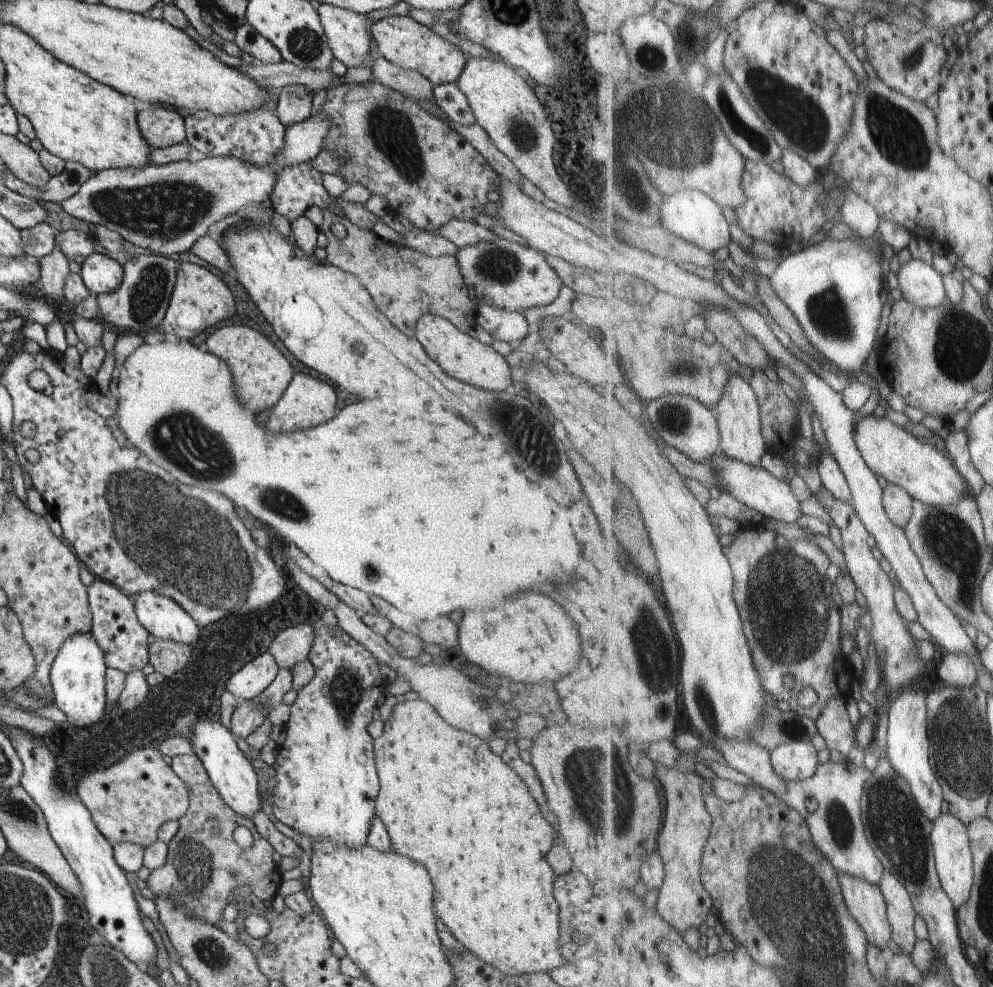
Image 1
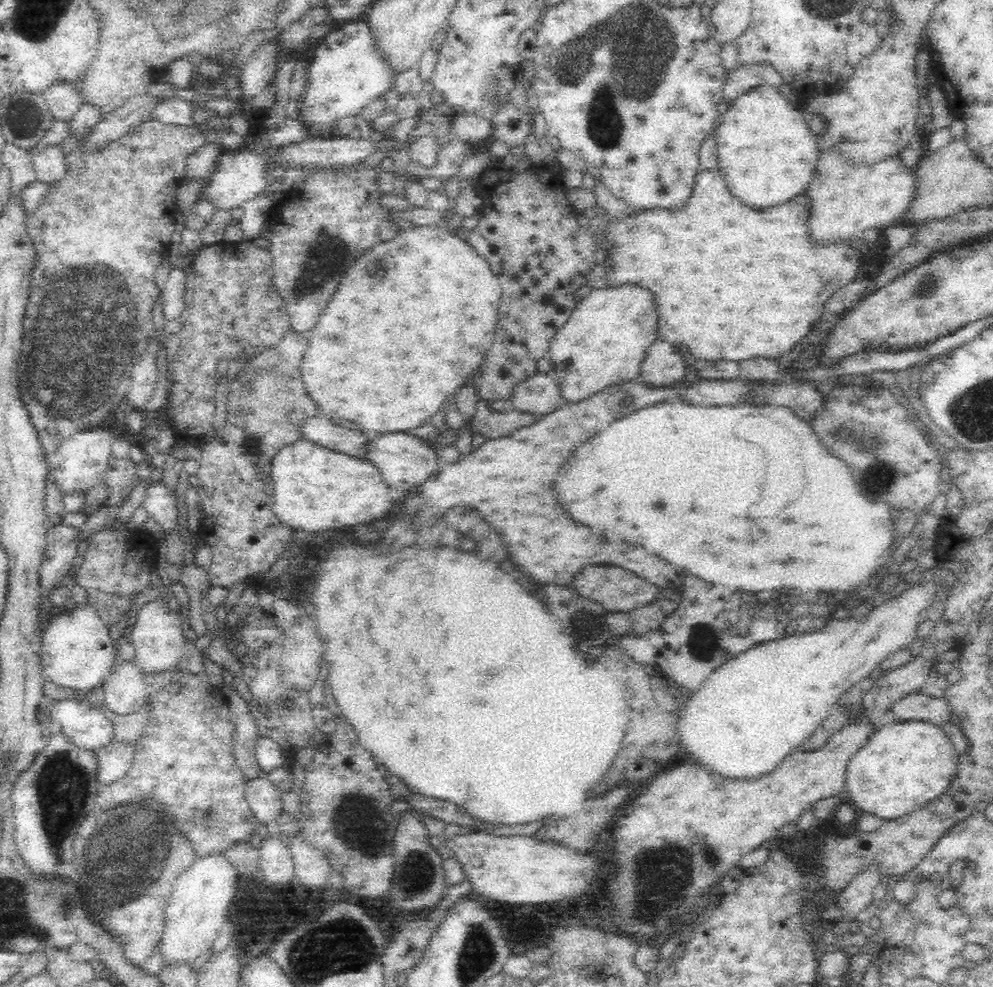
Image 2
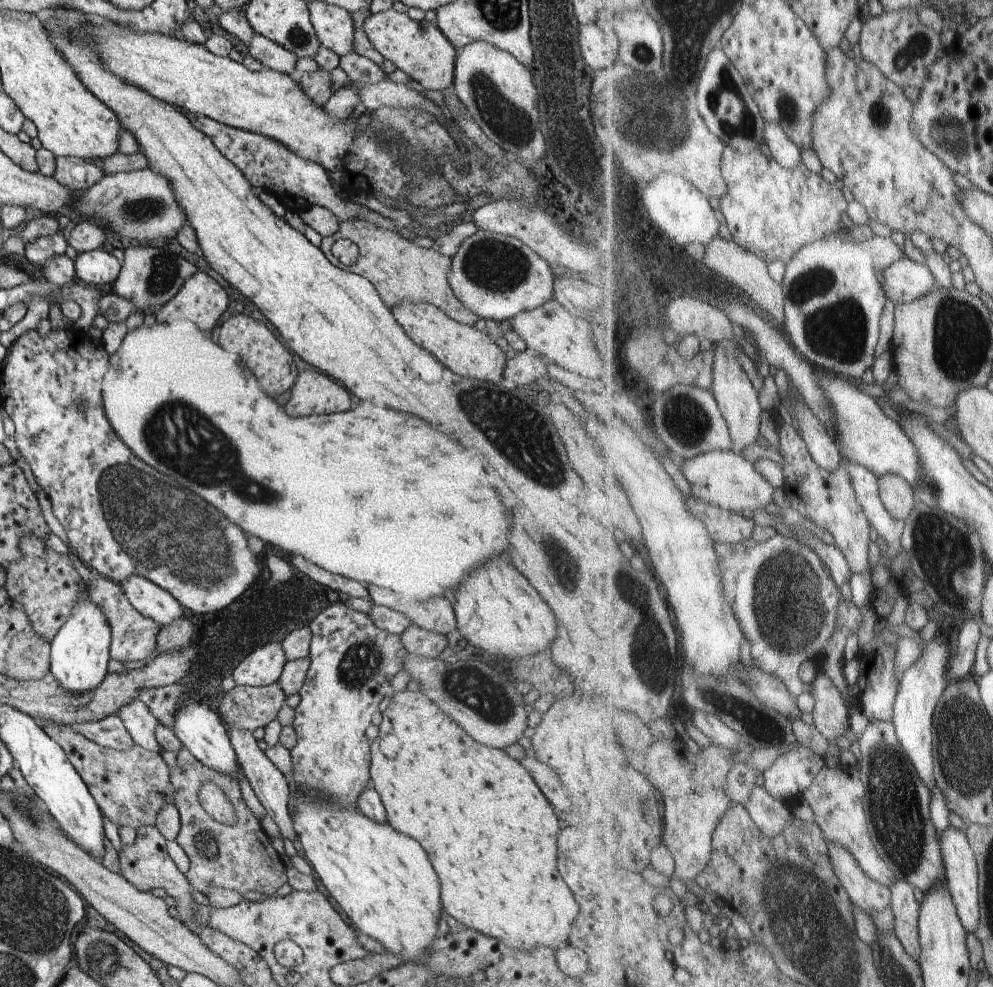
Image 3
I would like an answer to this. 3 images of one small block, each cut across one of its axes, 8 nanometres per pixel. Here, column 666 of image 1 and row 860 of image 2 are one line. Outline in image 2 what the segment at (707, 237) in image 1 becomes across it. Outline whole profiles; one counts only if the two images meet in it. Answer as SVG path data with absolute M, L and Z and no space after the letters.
M210 855L194 862L174 884L168 906L164 910L164 918L162 918L162 930L160 930L156 938L156 946L154 952L160 952L160 964L162 968L173 966L186 966L202 956L213 946L214 940L218 937L222 924L224 924L227 916L225 913L228 908L228 900L231 900L232 886L234 886L234 878L236 872L232 869L232 865L228 864L225 855Z

